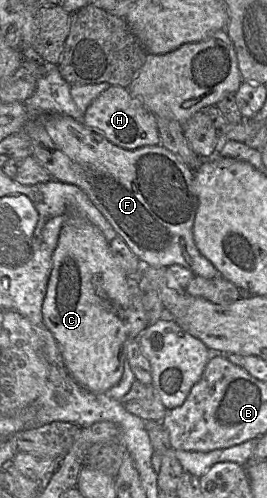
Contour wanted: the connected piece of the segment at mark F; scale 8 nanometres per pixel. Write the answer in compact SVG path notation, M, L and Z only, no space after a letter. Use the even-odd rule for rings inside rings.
M61 114L32 122L28 133L33 141L32 156L52 176L51 180L82 189L138 257L140 268L178 264L196 276L221 276L194 242L193 224L197 213L195 175L173 152L162 145L134 150L121 148L98 130Z

